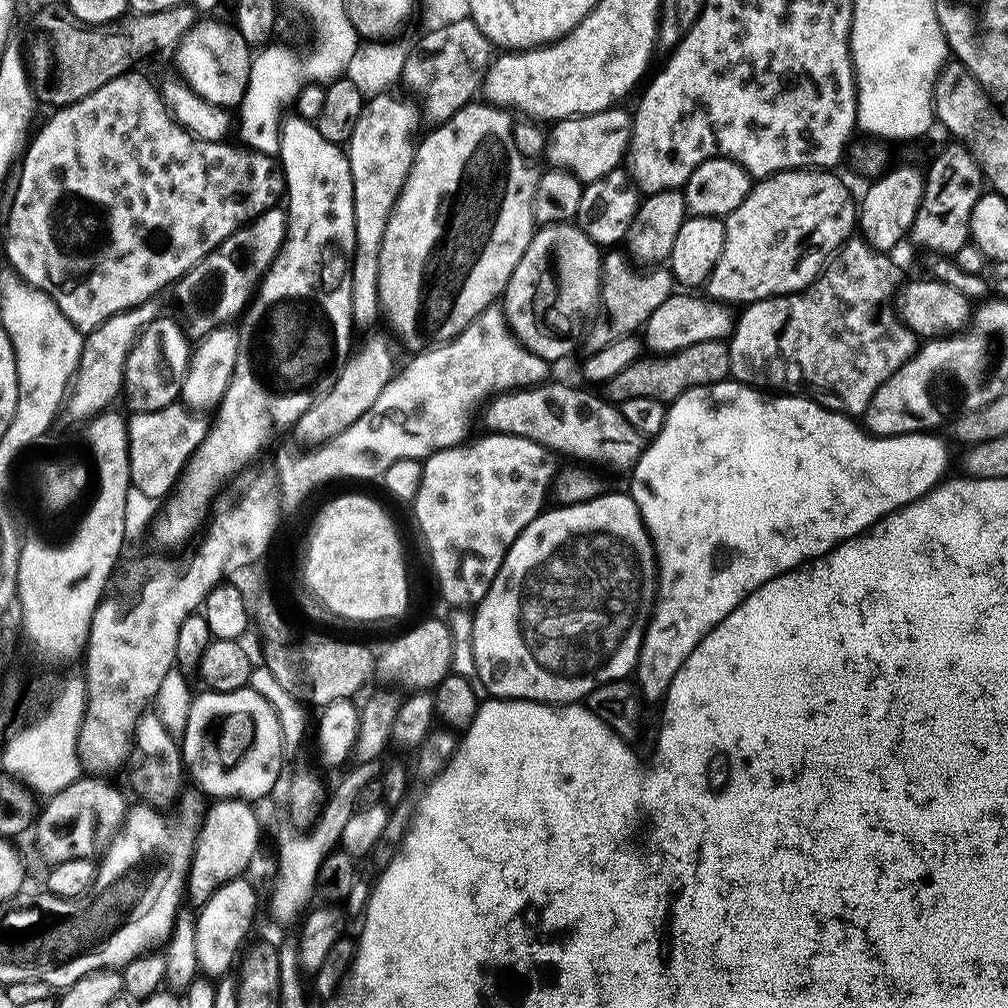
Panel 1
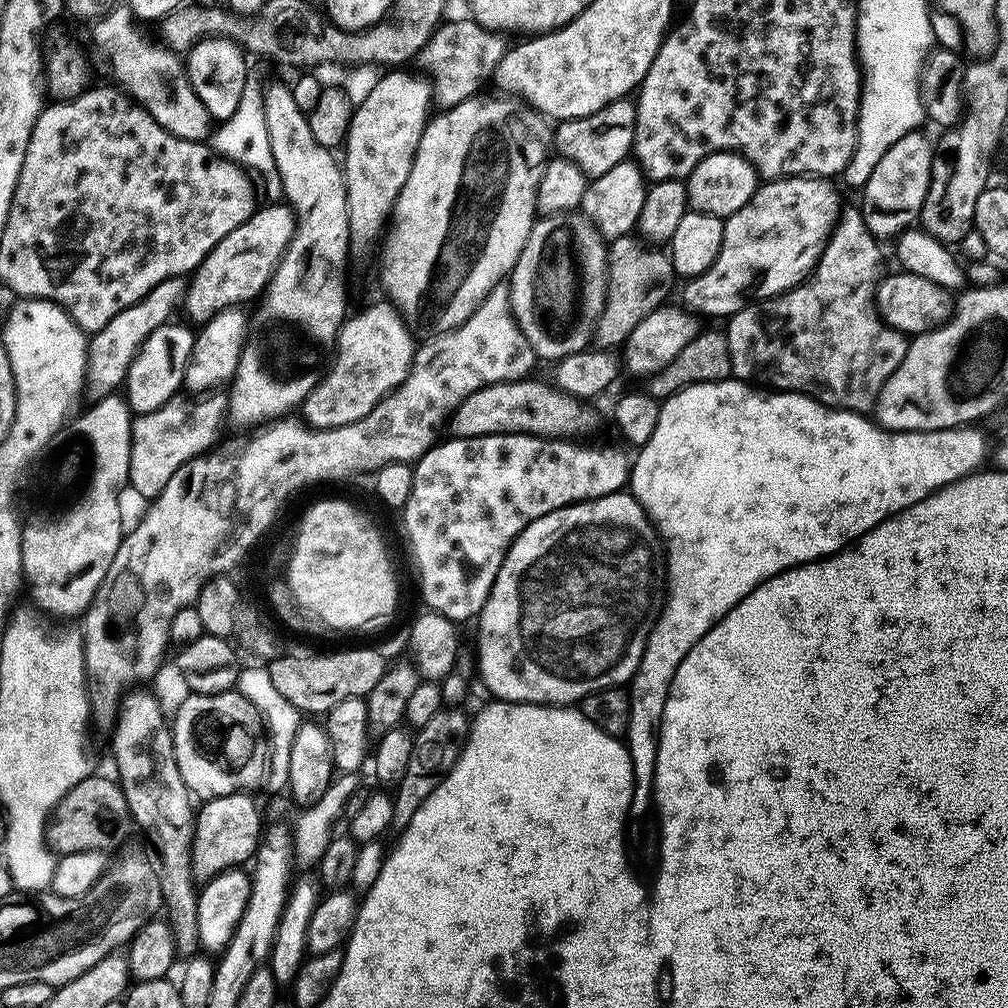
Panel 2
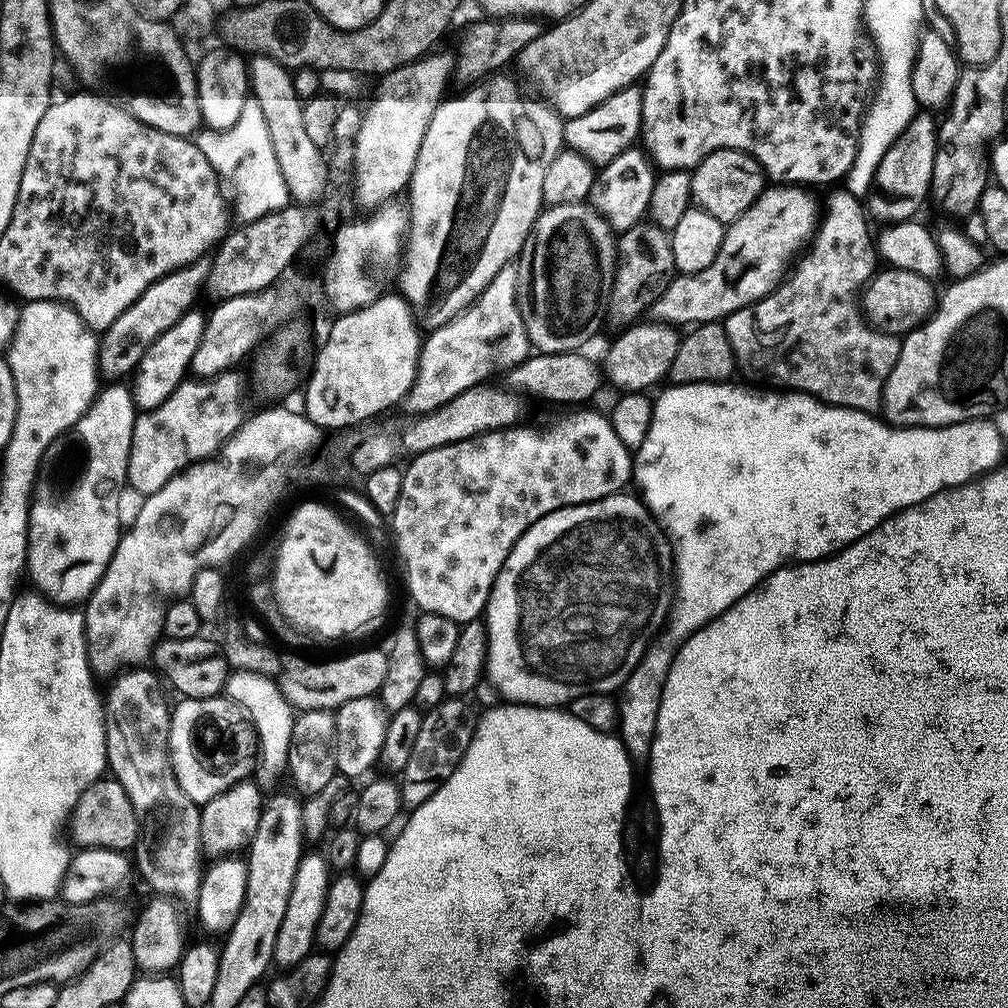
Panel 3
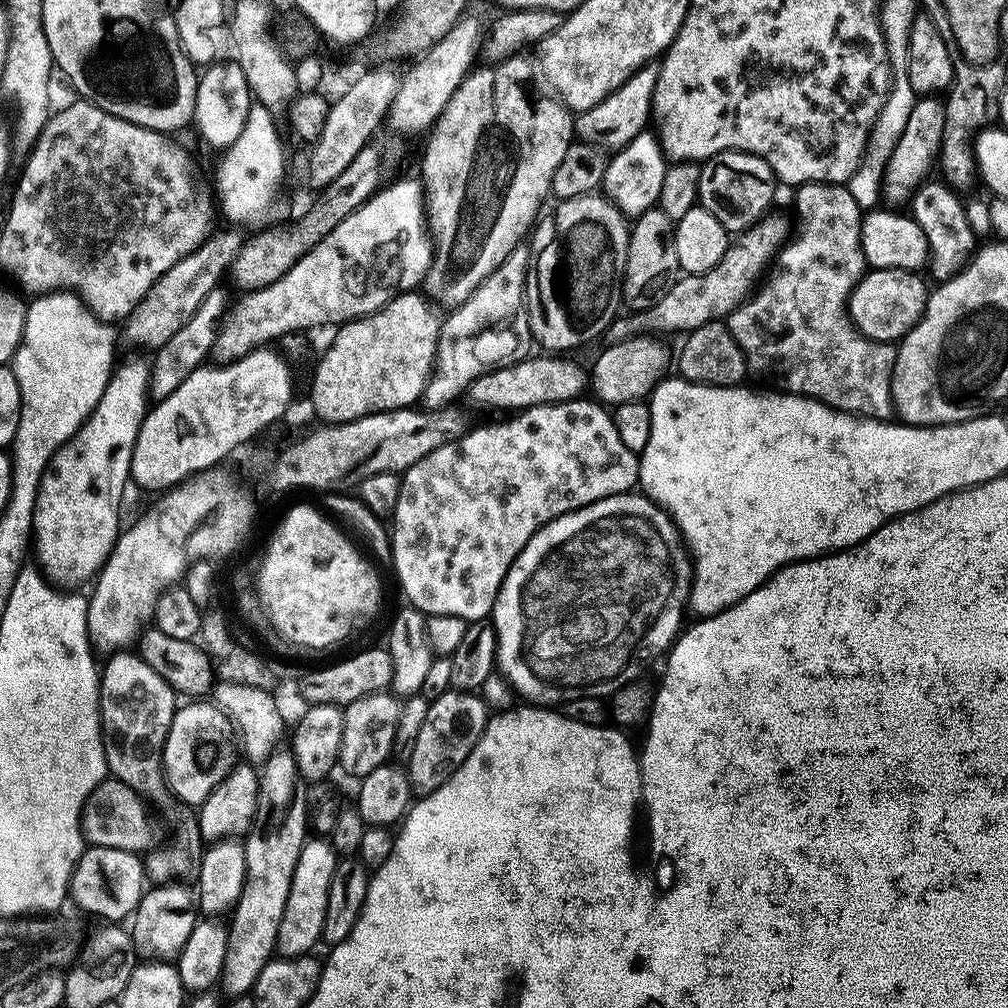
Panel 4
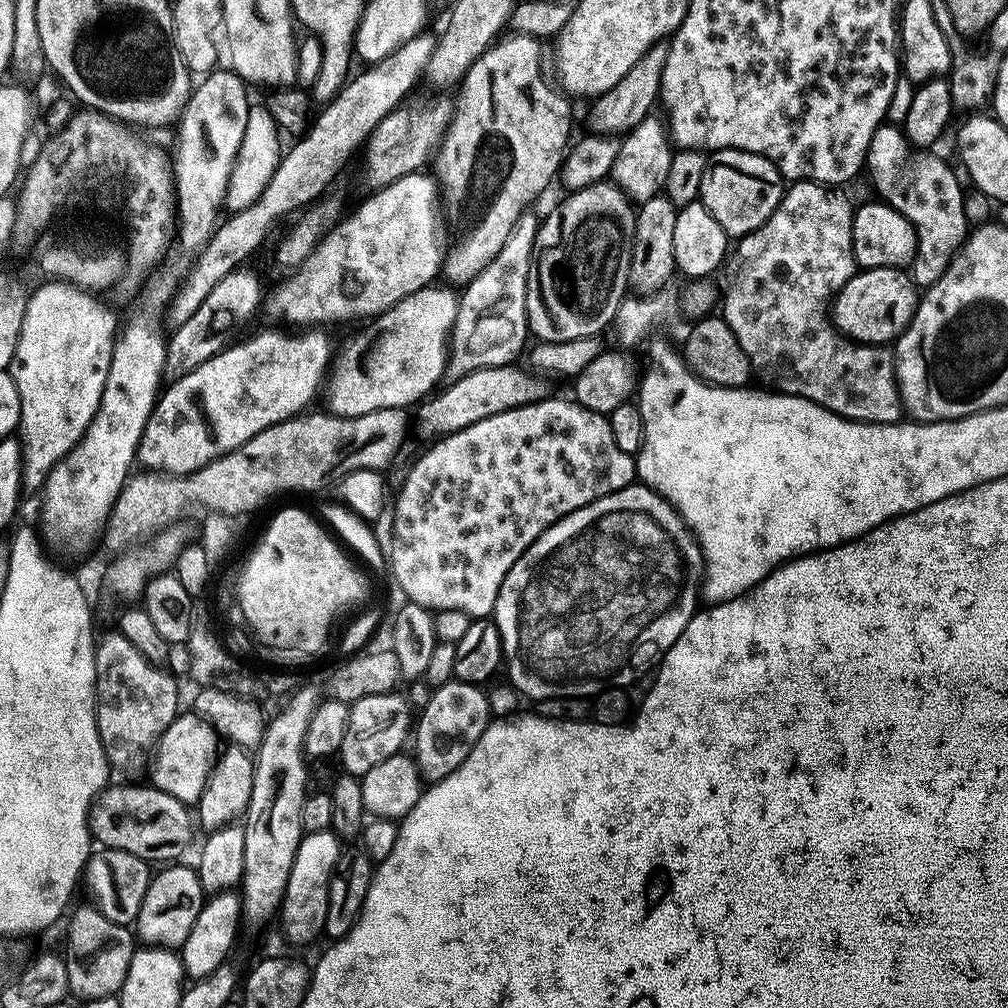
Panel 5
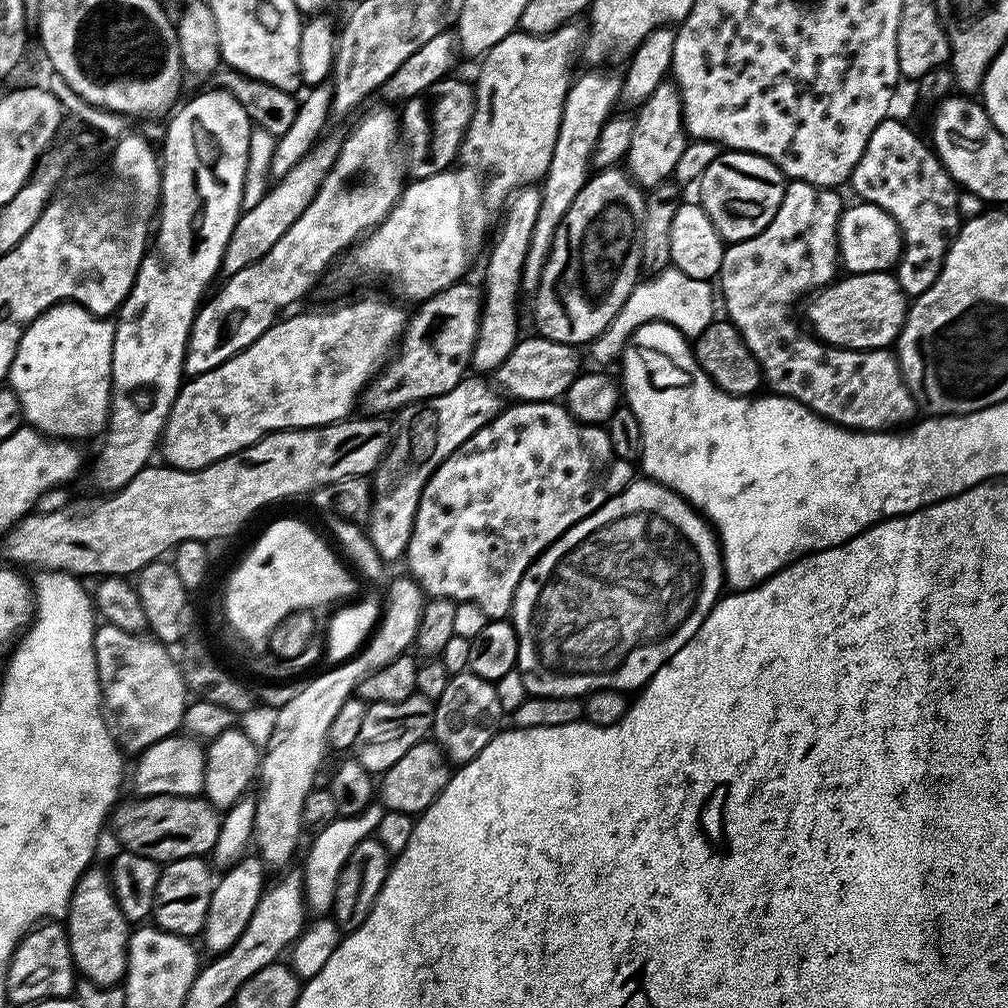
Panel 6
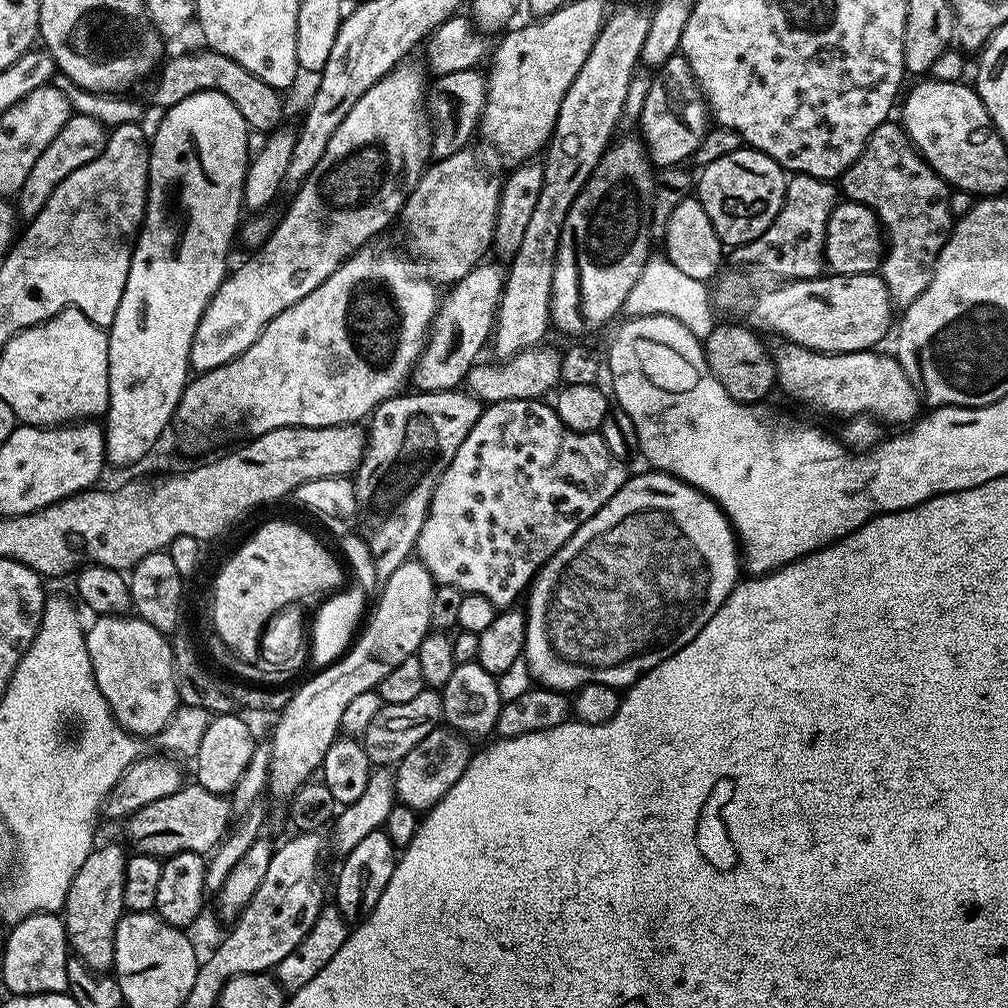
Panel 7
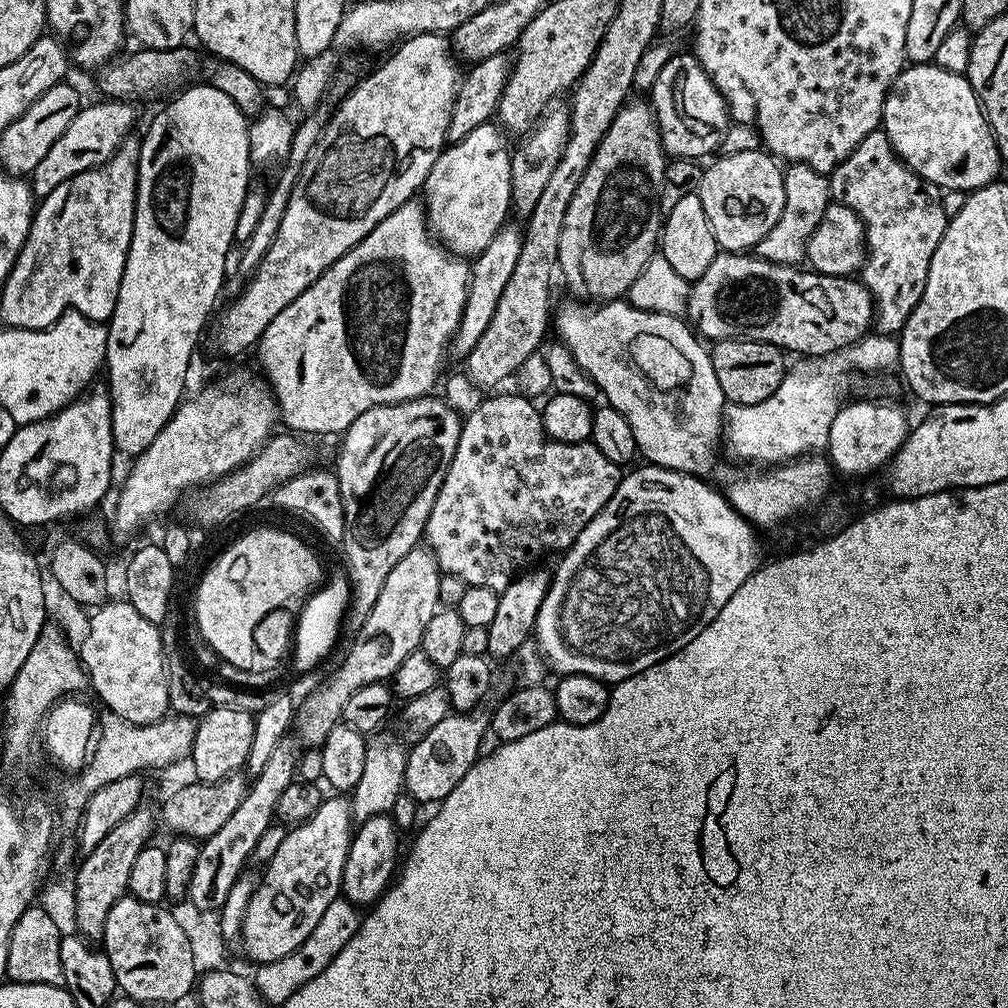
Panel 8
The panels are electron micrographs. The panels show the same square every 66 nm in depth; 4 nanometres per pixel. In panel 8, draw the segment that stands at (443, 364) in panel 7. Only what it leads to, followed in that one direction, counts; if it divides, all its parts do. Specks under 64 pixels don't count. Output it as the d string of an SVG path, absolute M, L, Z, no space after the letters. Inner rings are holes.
M505 223L504 227L498 230L494 242L490 242L490 246L486 246L486 250L482 250L482 254L471 261L464 313L450 341L451 351L456 351L460 358L466 358L470 350L478 346L478 338L486 334L486 326L490 326L490 318L494 318L494 309L498 307L498 298L502 298L502 290L506 290L506 282L510 282L510 274L514 274L518 254L522 251L524 234L519 223L512 223Z

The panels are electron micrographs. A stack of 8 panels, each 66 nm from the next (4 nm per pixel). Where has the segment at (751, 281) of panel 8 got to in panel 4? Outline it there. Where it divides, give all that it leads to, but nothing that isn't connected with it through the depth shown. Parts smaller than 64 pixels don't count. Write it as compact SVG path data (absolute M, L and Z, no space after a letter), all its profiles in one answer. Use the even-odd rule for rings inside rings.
M878 268L869 271L848 297L846 316L857 332L869 340L899 341L919 322L928 304L929 289L915 271L906 268Z

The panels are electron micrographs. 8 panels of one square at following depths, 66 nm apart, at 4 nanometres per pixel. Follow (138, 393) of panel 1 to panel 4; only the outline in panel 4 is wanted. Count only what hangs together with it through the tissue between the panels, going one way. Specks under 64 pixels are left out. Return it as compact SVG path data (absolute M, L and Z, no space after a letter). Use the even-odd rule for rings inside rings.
M216 288L213 292L208 292L204 296L204 301L195 308L194 311L185 319L183 326L155 353L155 360L150 366L150 396L153 401L164 400L182 382L190 373L205 363L204 360L216 347L216 334L224 320L226 313L229 311L228 296L222 289Z

